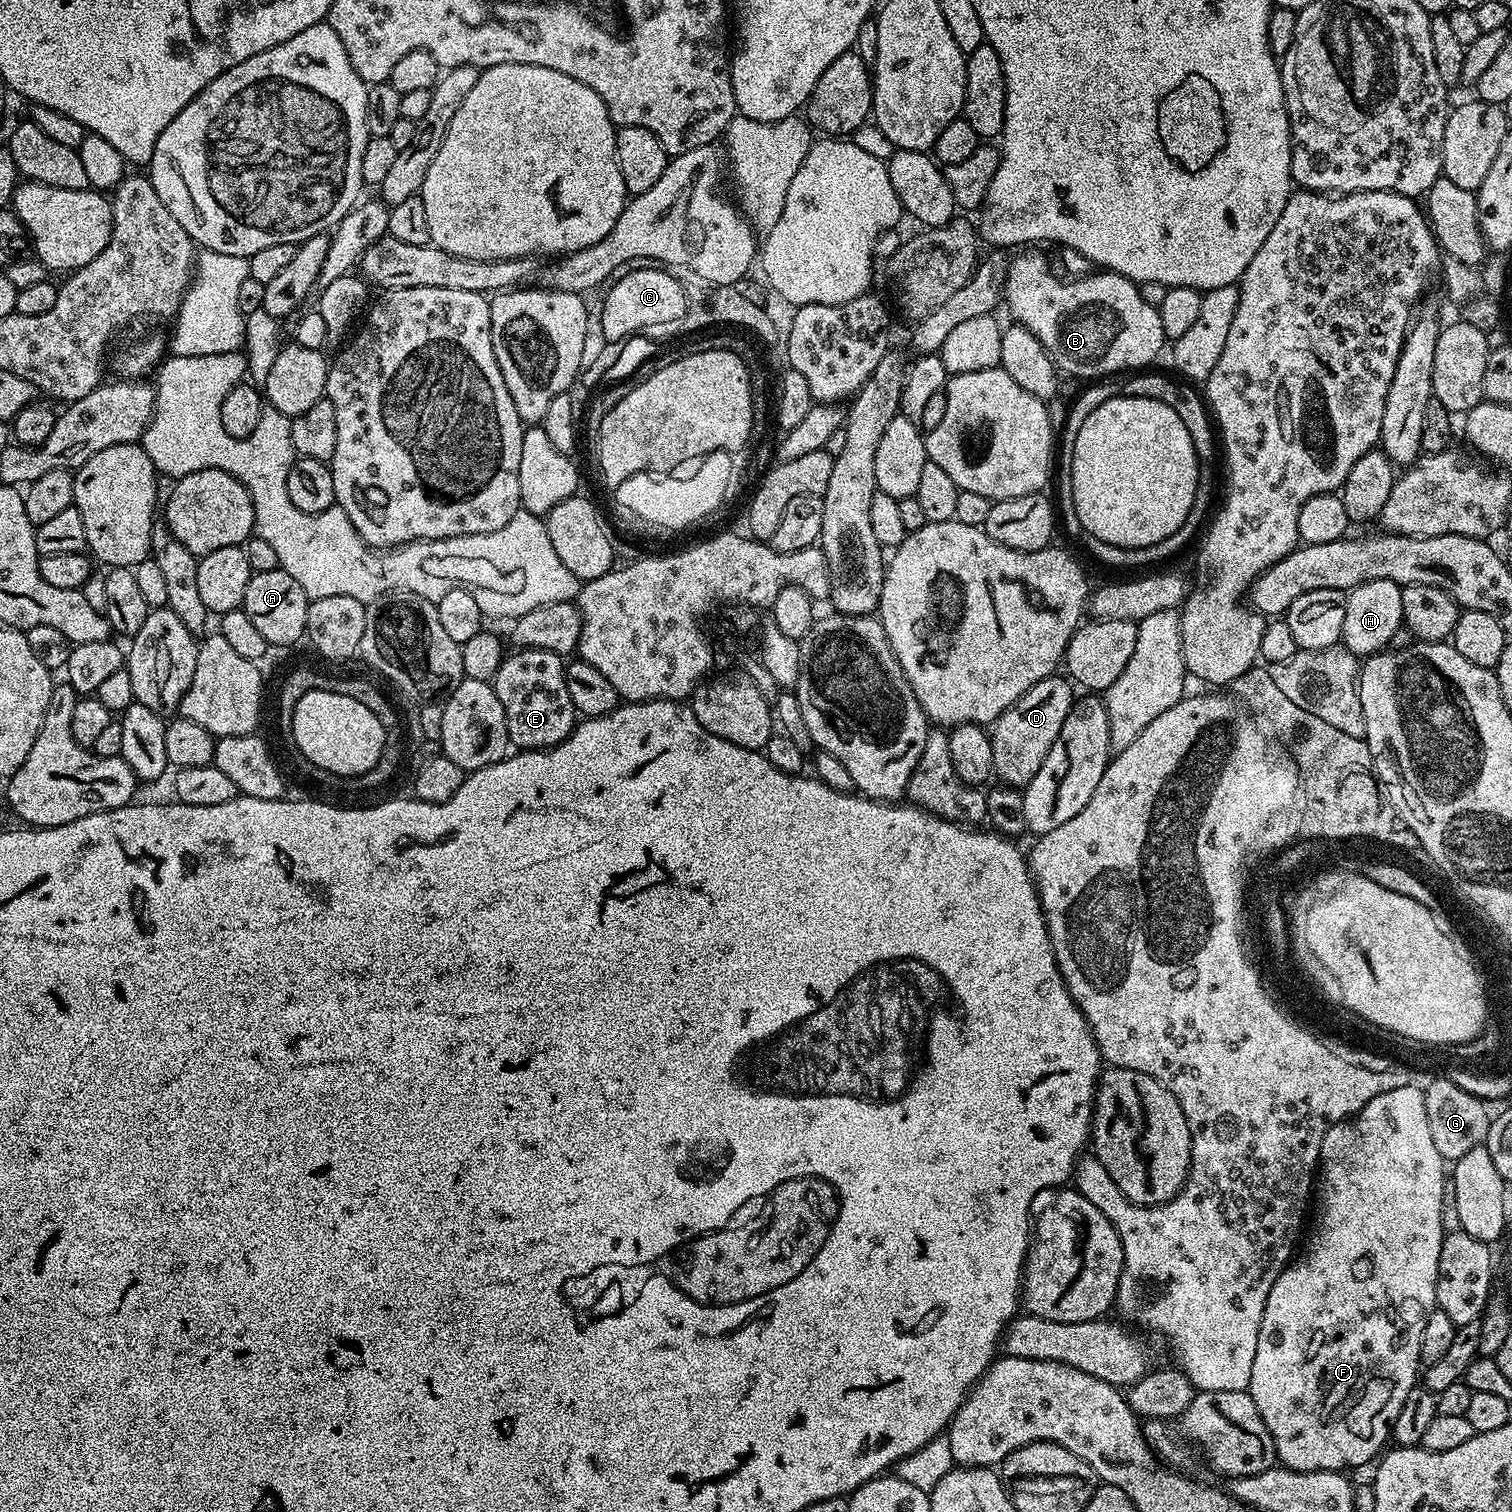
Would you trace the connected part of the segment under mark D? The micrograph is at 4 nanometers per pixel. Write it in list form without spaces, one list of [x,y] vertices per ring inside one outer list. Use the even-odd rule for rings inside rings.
[[[1053,674],[1042,678],[1042,682],[1034,682],[1034,686],[1014,702],[1014,706],[1006,709],[990,725],[994,750],[992,770],[999,783],[1023,790],[1030,778],[1038,774],[1042,762],[1046,762],[1046,754],[1050,754],[1050,746],[1054,746],[1058,734],[1062,734],[1062,722],[1066,722],[1066,714],[1070,714],[1074,703],[1073,685],[1061,676]]]

